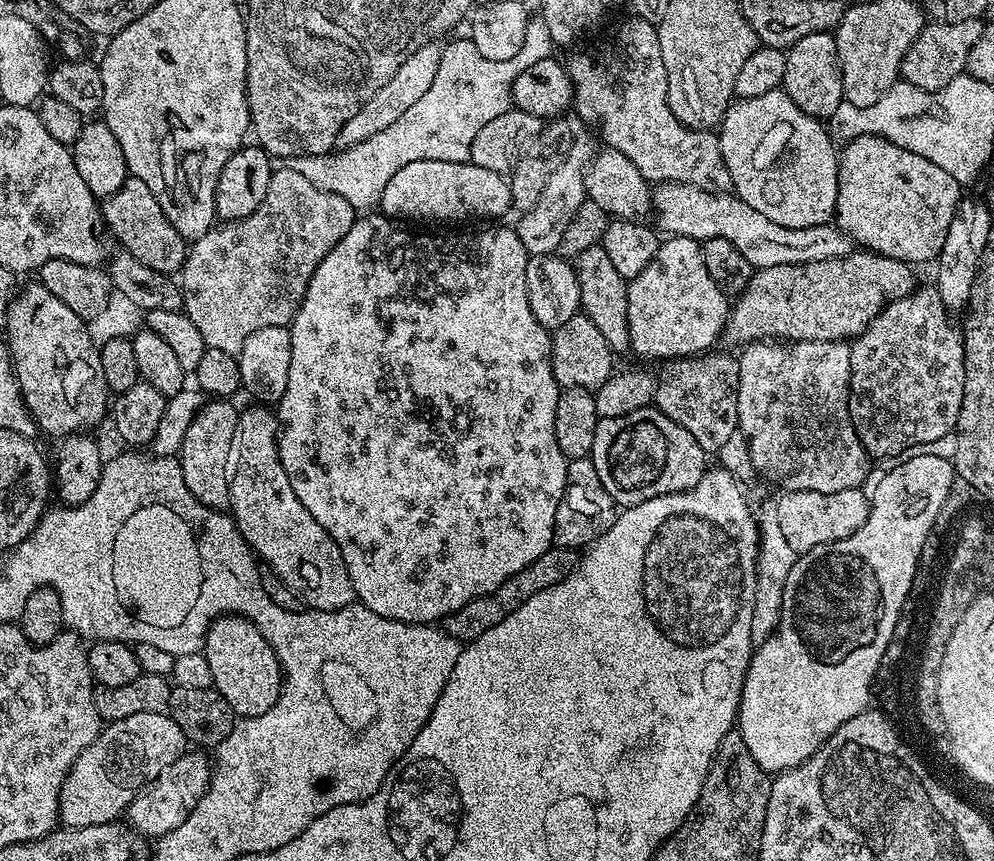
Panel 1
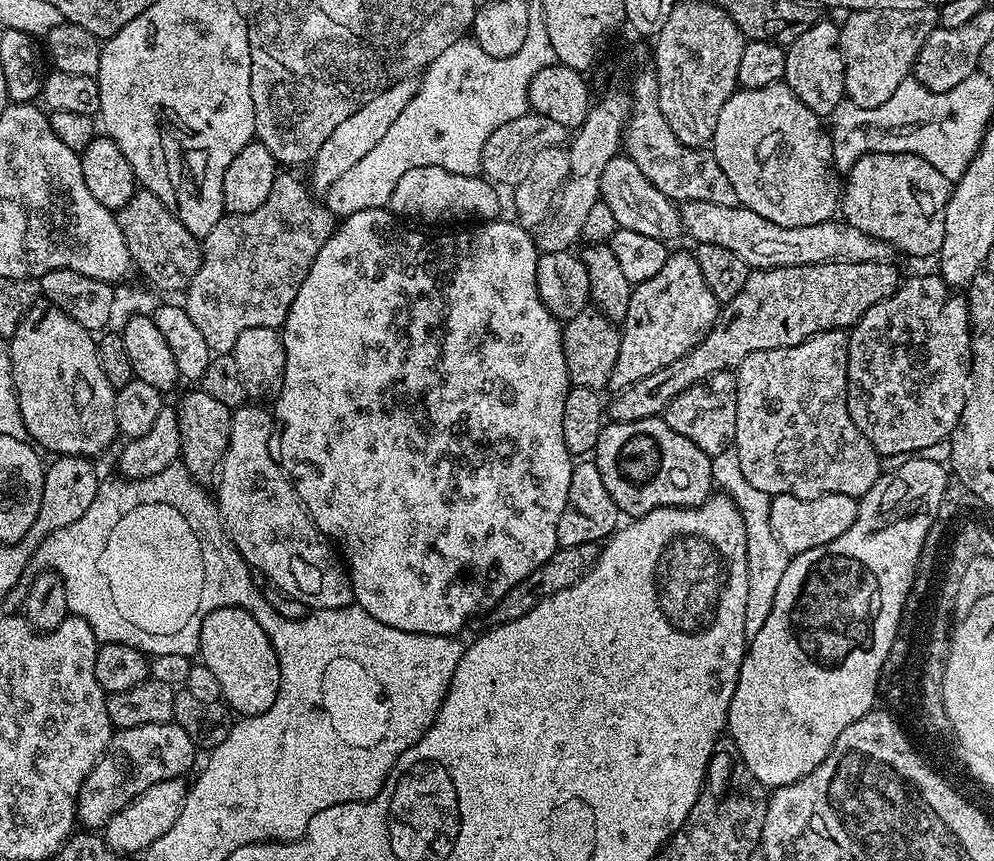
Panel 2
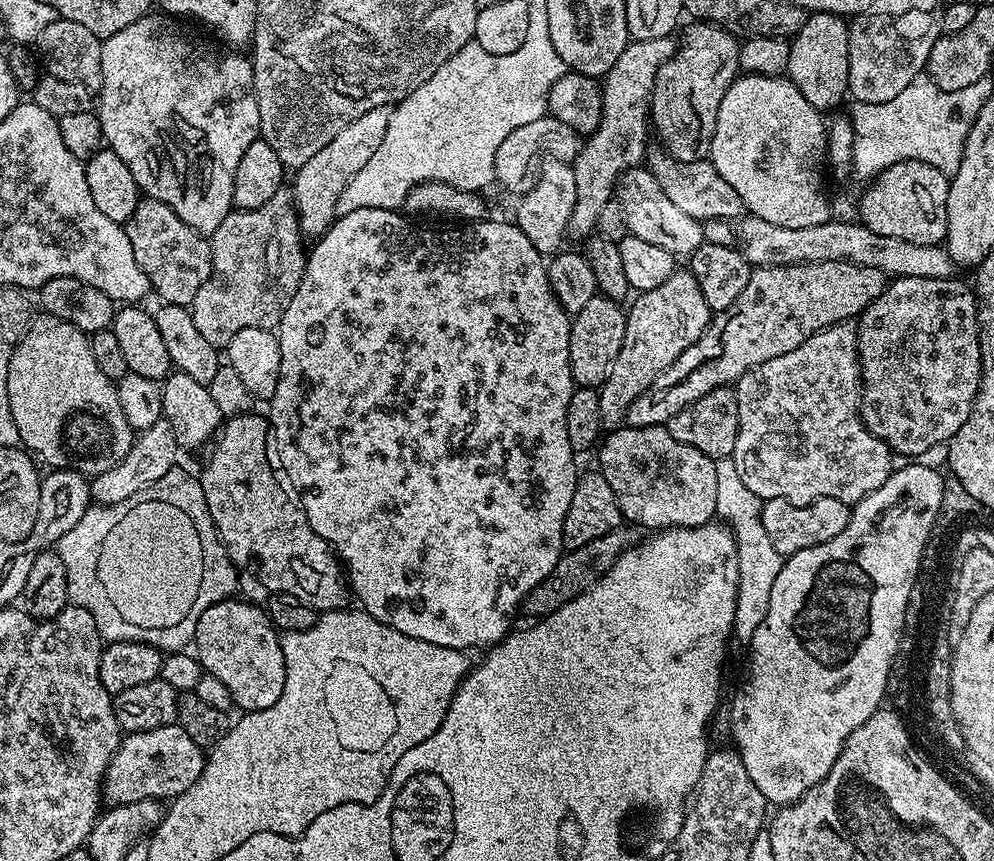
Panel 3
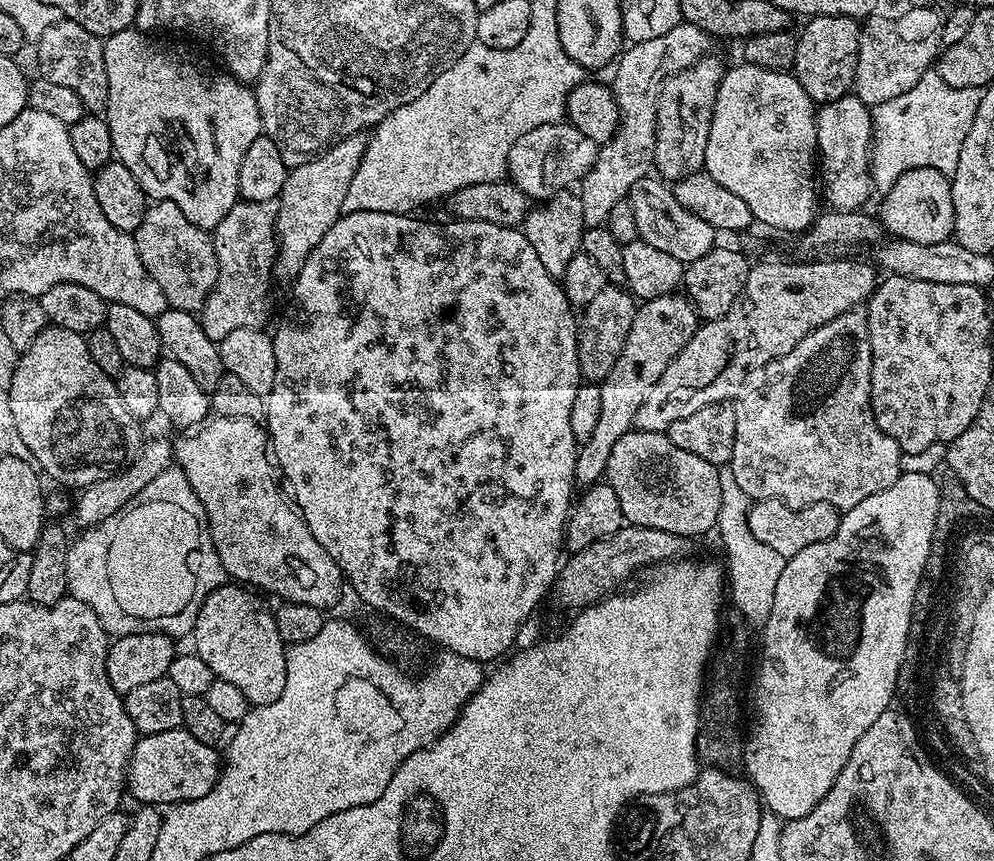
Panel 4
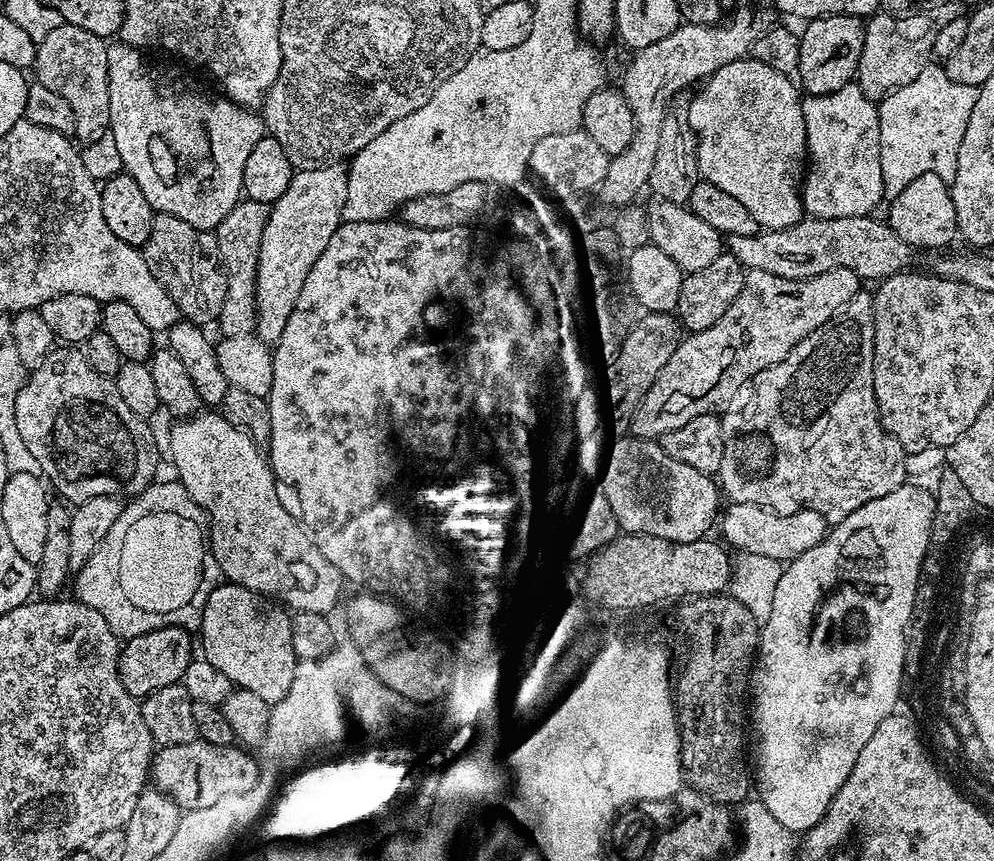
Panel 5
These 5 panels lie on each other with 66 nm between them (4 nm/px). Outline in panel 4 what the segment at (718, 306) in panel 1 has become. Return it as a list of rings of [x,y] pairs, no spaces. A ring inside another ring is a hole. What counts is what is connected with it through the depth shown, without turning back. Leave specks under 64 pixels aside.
[[[687,295],[659,296],[643,301],[637,307],[634,326],[630,326],[626,346],[622,346],[622,354],[618,354],[614,370],[610,370],[608,377],[600,384],[602,411],[598,414],[594,434],[590,442],[579,445],[576,453],[577,485],[597,483],[607,473],[610,450],[614,450],[614,442],[618,442],[622,434],[633,431],[634,414],[638,406],[642,406],[646,394],[650,394],[654,382],[658,382],[666,366],[670,366],[670,362],[674,362],[674,358],[684,349],[686,342],[690,342],[697,327],[696,309]]]

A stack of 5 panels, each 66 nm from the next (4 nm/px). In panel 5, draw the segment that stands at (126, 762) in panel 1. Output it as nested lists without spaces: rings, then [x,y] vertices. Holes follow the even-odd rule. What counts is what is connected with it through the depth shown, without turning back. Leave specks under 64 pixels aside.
[[[195,738],[178,745],[157,747],[150,763],[150,780],[155,791],[164,792],[184,812],[211,806],[227,795],[236,795],[254,784],[257,763],[240,746],[214,746]]]

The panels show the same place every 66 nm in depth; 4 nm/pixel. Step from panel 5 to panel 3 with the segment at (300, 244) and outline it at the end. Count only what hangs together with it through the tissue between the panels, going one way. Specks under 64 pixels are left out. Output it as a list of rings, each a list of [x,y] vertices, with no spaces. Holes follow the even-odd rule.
[[[388,106],[366,110],[362,118],[354,118],[354,122],[338,130],[338,134],[334,134],[334,138],[330,138],[330,142],[326,142],[326,146],[322,146],[322,150],[310,158],[310,162],[295,169],[296,181],[293,184],[291,181],[290,191],[296,202],[300,230],[305,237],[319,238],[332,225],[337,217],[336,207],[342,190],[346,190],[350,178],[354,178],[354,174],[358,174],[358,170],[370,162],[374,150],[382,146],[382,138],[386,138],[386,126],[390,126],[391,117],[392,108]]]

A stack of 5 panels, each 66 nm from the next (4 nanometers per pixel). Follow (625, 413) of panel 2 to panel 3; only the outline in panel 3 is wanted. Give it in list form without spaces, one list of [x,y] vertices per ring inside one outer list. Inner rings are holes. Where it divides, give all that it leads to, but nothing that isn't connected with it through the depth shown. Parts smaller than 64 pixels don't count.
[[[835,260],[834,262],[822,262],[821,264],[770,264],[767,266],[753,267],[750,274],[750,282],[746,282],[746,290],[742,290],[742,294],[738,294],[738,298],[734,298],[734,302],[727,308],[725,312],[717,312],[712,317],[711,324],[702,334],[702,338],[698,338],[698,342],[694,346],[690,346],[684,353],[670,365],[662,374],[658,374],[654,378],[654,382],[650,382],[650,386],[646,390],[642,390],[642,394],[638,394],[638,398],[634,398],[634,402],[630,402],[630,406],[624,412],[624,418],[627,427],[645,428],[646,426],[664,426],[670,418],[674,418],[674,414],[678,414],[686,406],[690,406],[694,402],[698,402],[698,398],[702,398],[706,394],[710,394],[710,390],[715,388],[726,388],[735,385],[736,381],[749,372],[754,366],[758,366],[762,362],[766,362],[770,358],[778,358],[782,354],[790,354],[790,350],[794,350],[798,346],[802,346],[802,342],[809,340],[815,332],[821,328],[829,328],[832,324],[842,324],[851,321],[853,318],[859,317],[860,313],[870,306],[870,302],[874,298],[878,298],[884,293],[886,287],[886,277],[882,270],[874,270],[870,266],[858,266],[850,262],[842,262]]]

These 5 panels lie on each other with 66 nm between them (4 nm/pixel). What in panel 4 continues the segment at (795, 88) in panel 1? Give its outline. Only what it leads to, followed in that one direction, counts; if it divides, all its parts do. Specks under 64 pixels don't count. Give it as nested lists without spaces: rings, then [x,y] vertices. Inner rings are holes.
[[[813,16],[805,24],[796,36],[796,81],[817,106],[849,95],[856,83],[861,21],[855,16]]]

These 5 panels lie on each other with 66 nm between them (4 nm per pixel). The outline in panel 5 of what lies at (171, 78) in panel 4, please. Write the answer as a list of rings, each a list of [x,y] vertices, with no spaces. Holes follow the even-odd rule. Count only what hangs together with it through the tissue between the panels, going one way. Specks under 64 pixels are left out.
[[[112,42],[108,44],[108,89],[110,90],[110,118],[108,128],[114,134],[114,142],[118,145],[118,154],[122,154],[124,171],[142,186],[142,194],[146,194],[146,202],[156,212],[174,214],[174,218],[182,218],[182,222],[190,222],[198,230],[211,232],[234,210],[234,206],[239,204],[244,191],[244,171],[246,170],[246,158],[250,158],[250,150],[258,146],[258,142],[266,135],[263,119],[253,109],[244,108],[241,104],[235,104],[223,94],[211,96],[208,92],[199,92],[194,85],[188,84],[184,76],[176,68],[159,68],[156,64],[151,64],[147,60],[145,53],[141,49],[133,48],[130,44],[123,42]]]

